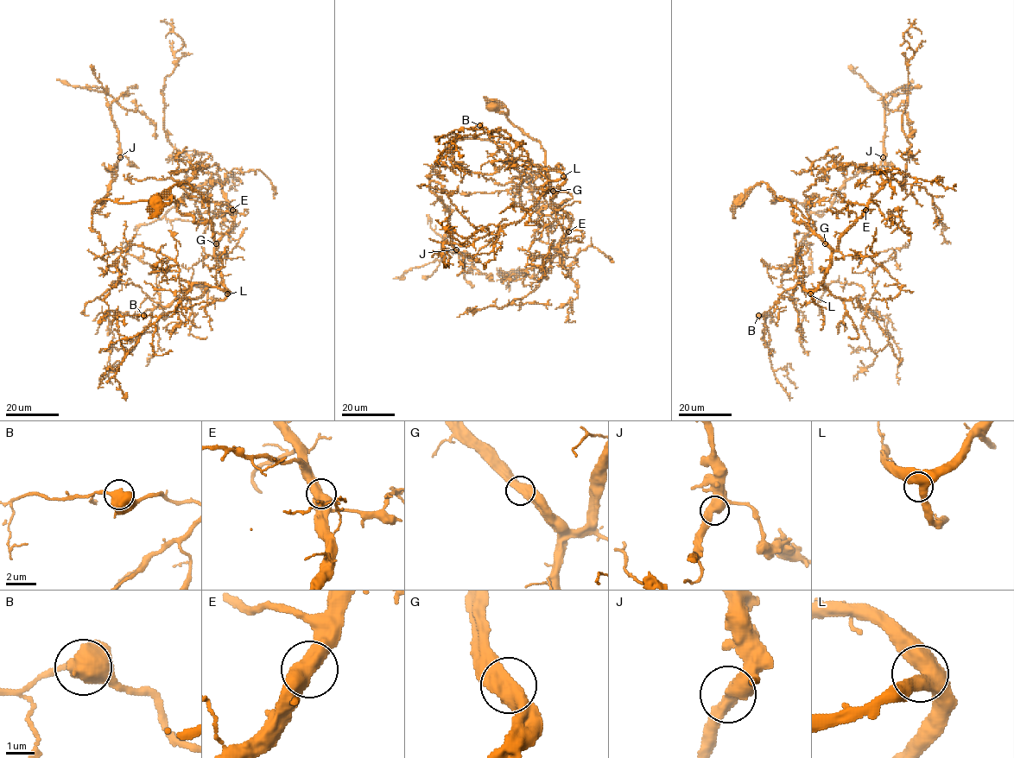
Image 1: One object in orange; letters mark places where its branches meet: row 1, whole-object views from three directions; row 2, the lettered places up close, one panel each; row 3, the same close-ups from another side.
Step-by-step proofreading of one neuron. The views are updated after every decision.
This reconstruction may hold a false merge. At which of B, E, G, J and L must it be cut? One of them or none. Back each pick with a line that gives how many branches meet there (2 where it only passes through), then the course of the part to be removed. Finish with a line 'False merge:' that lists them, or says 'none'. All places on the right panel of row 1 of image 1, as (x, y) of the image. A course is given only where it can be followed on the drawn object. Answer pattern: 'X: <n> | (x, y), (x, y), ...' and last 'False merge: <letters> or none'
False merge: none

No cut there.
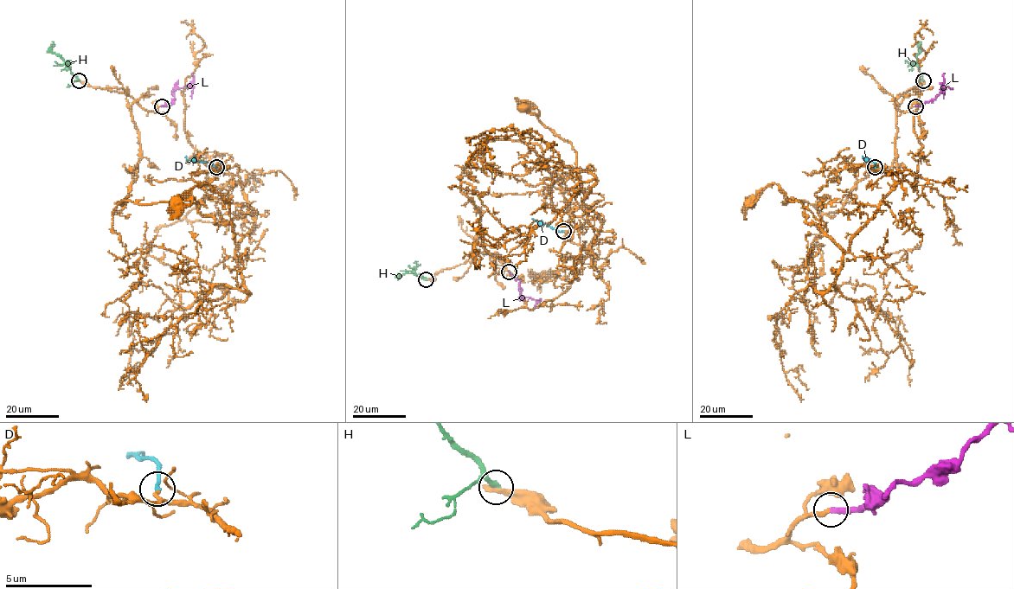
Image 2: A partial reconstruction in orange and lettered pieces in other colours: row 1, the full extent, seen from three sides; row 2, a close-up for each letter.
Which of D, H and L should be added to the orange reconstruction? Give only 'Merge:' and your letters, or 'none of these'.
Merge: D, L

